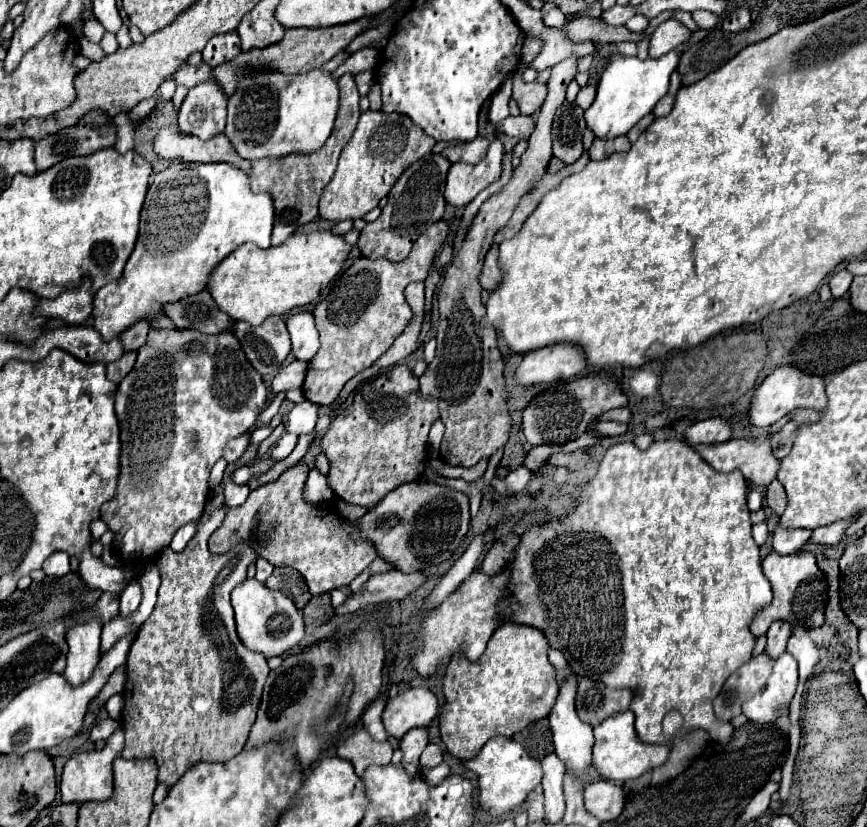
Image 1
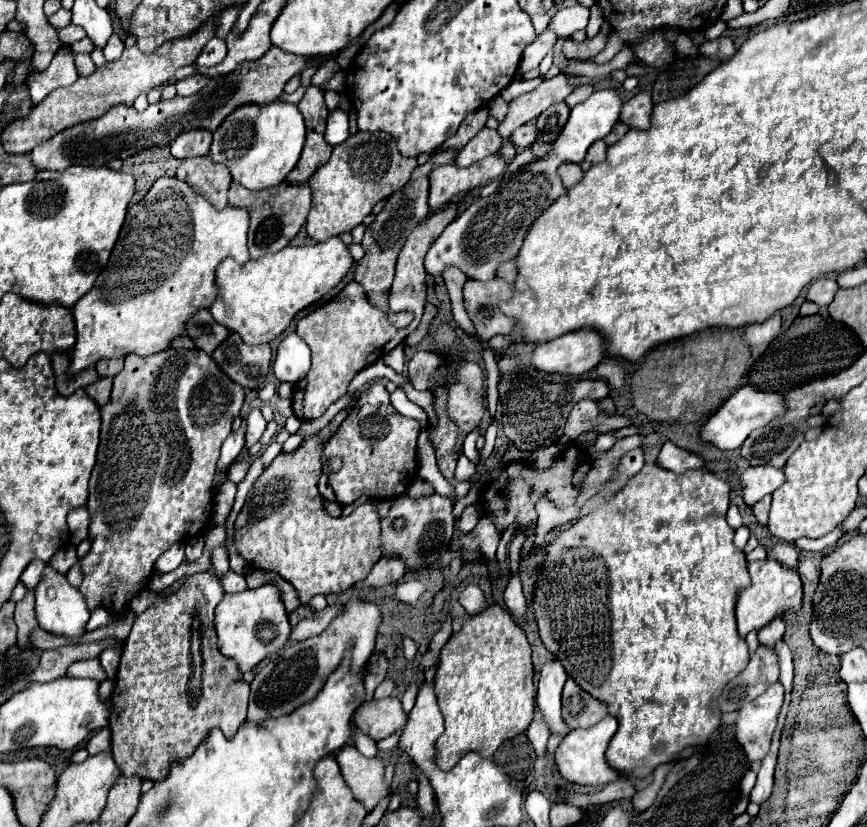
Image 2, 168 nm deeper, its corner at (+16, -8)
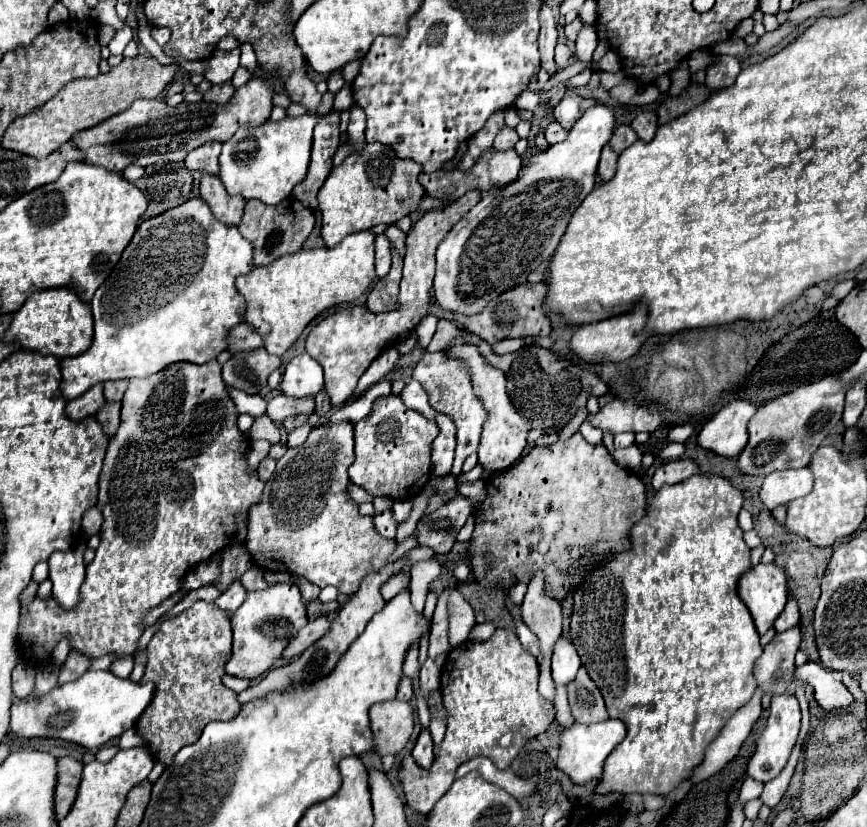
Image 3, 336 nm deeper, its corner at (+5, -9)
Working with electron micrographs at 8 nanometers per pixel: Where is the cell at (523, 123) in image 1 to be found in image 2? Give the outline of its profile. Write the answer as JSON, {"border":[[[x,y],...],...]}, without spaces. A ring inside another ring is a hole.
{"border":[[[526,123],[526,125],[518,127],[518,129],[512,133],[510,141],[512,141],[518,149],[526,149],[526,147],[530,147],[530,145],[538,139],[538,135],[540,135],[540,131],[536,129],[536,123]]]}

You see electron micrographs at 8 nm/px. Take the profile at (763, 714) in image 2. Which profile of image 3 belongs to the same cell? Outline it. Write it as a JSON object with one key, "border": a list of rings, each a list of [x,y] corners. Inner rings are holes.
{"border":[[[789,692],[773,696],[767,726],[757,740],[757,748],[755,748],[753,758],[747,764],[747,774],[751,778],[761,780],[761,782],[769,782],[771,778],[775,778],[783,770],[783,766],[787,764],[787,758],[791,754],[791,748],[795,746],[795,740],[797,740],[797,734],[799,734],[799,724],[801,724],[801,712],[799,712],[797,698]]]}

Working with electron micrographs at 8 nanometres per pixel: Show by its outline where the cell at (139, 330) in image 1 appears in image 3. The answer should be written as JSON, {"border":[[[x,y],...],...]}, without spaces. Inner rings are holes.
{"border":[[[127,380],[105,382],[105,398],[107,398],[107,400],[121,400],[125,388],[127,388]]]}

